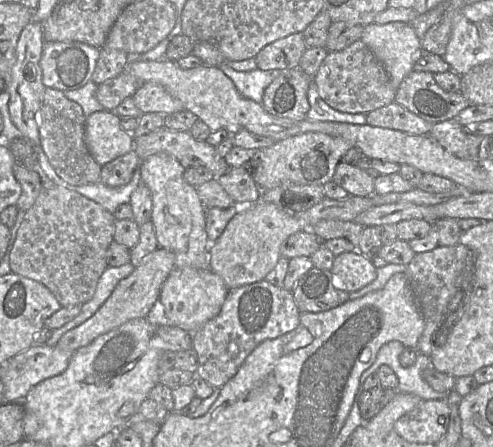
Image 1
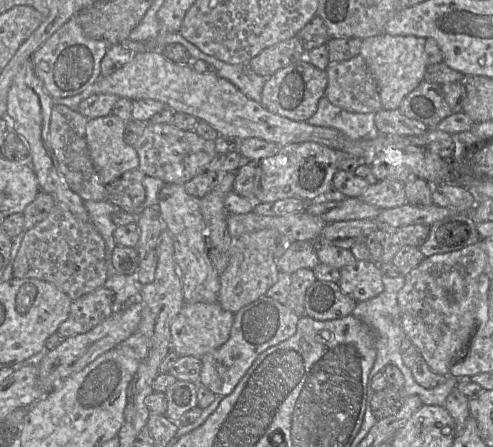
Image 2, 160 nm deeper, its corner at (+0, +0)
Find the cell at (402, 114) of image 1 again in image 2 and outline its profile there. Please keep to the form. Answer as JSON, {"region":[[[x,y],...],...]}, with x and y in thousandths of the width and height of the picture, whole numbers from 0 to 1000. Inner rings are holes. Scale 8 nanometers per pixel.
{"region":[[[809,242],[797,246],[773,244],[761,255],[761,280],[769,298],[809,304],[852,304],[874,286],[862,275],[828,264]]]}

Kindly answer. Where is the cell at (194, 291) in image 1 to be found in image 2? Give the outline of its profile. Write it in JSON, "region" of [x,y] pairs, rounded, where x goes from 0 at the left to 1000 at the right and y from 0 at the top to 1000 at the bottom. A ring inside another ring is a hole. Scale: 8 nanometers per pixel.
{"region":[[[442,676],[373,678],[345,729],[349,783],[363,796],[410,801],[460,765],[473,718],[475,702],[454,694]]]}

